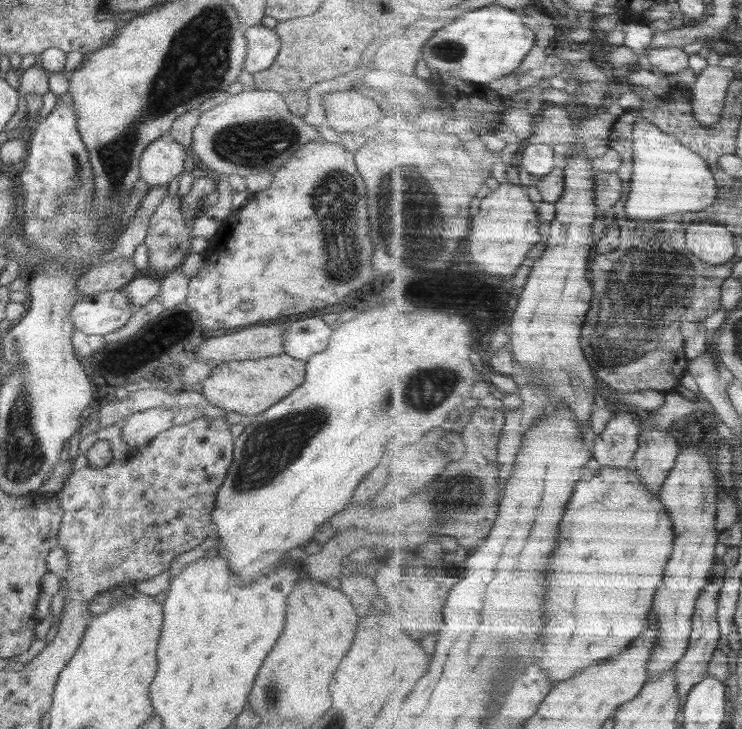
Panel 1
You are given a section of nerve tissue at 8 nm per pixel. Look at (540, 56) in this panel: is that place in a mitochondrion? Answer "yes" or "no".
no

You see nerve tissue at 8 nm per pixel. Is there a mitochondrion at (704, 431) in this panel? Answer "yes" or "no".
no

